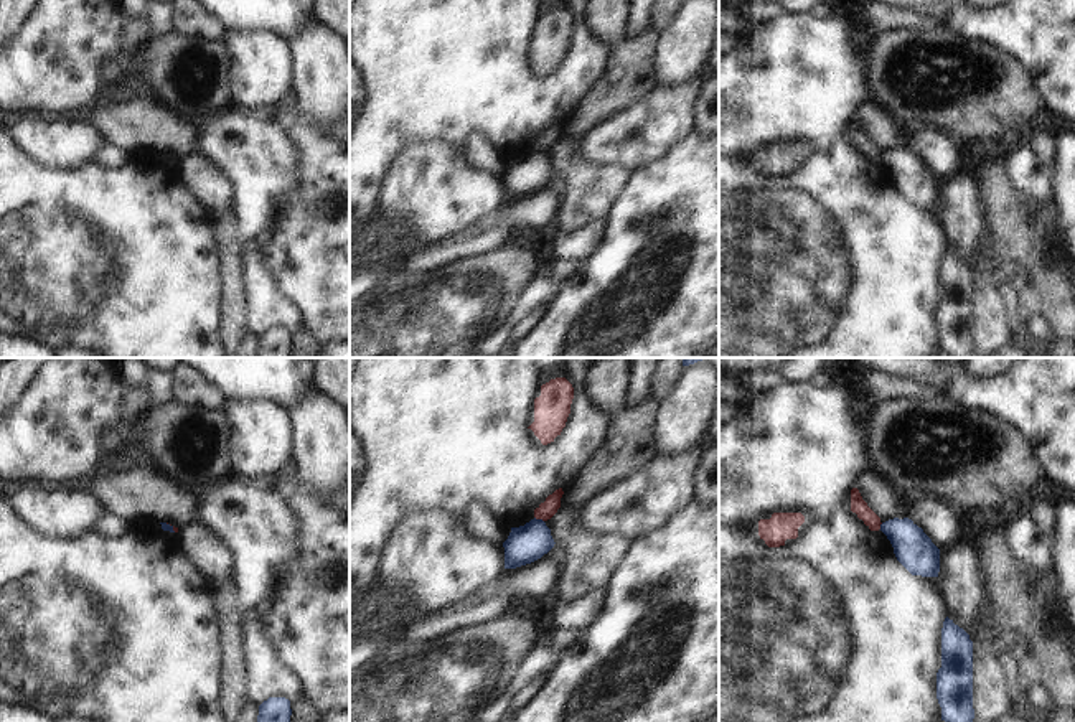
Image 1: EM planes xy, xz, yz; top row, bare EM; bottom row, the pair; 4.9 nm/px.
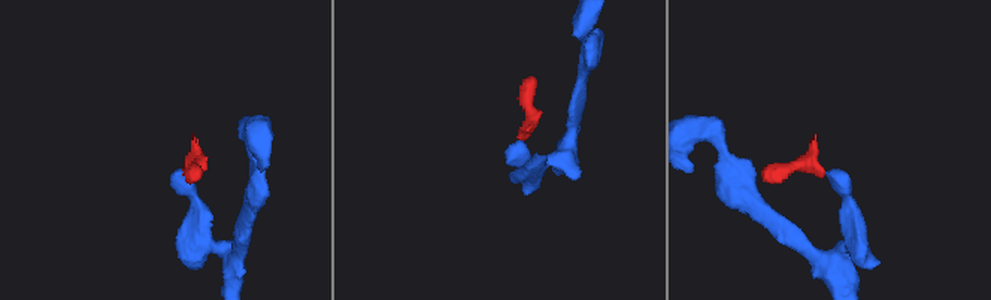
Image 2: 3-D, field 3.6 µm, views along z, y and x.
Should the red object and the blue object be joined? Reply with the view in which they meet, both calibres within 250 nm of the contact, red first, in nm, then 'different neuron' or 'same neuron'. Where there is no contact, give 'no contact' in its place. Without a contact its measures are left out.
xz | 90/190 nm | different neuron

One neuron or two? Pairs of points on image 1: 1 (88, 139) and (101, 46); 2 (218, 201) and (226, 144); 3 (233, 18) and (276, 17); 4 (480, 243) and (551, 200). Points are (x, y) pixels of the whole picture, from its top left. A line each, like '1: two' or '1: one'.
1: two
2: two
3: one
4: one

